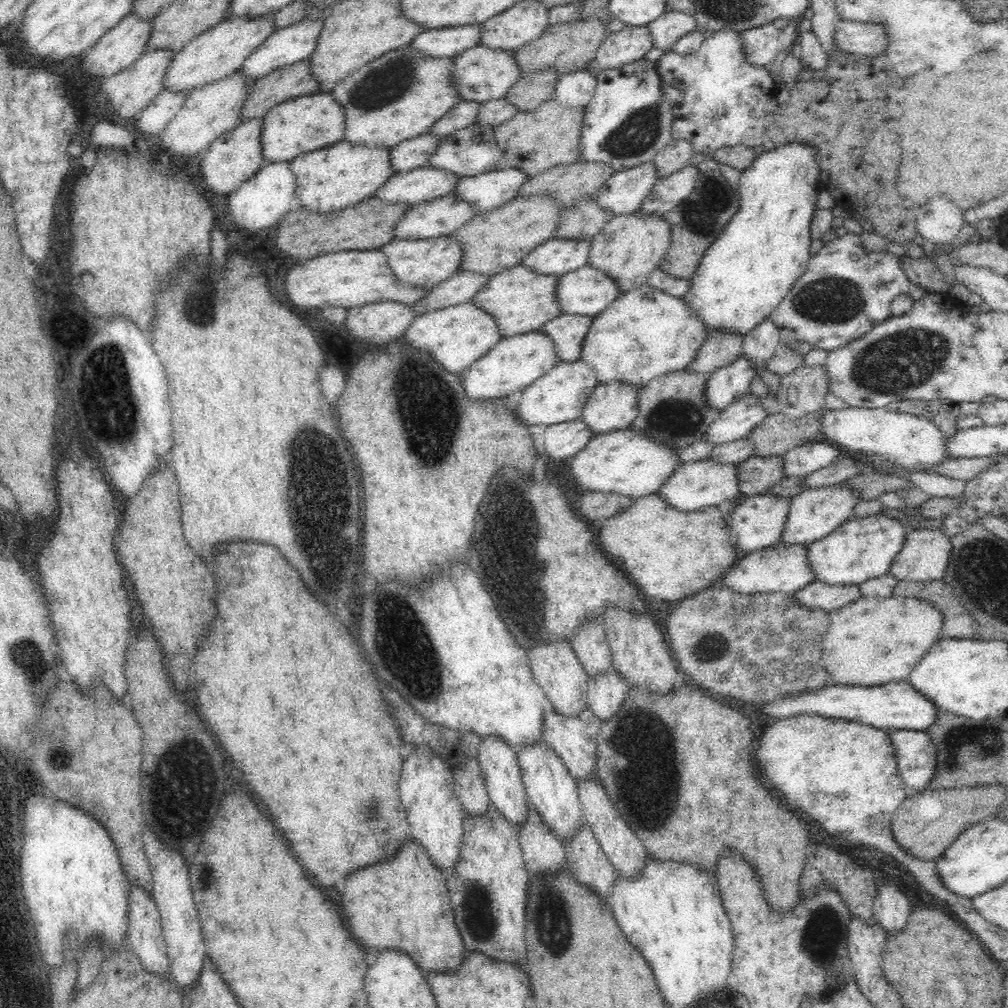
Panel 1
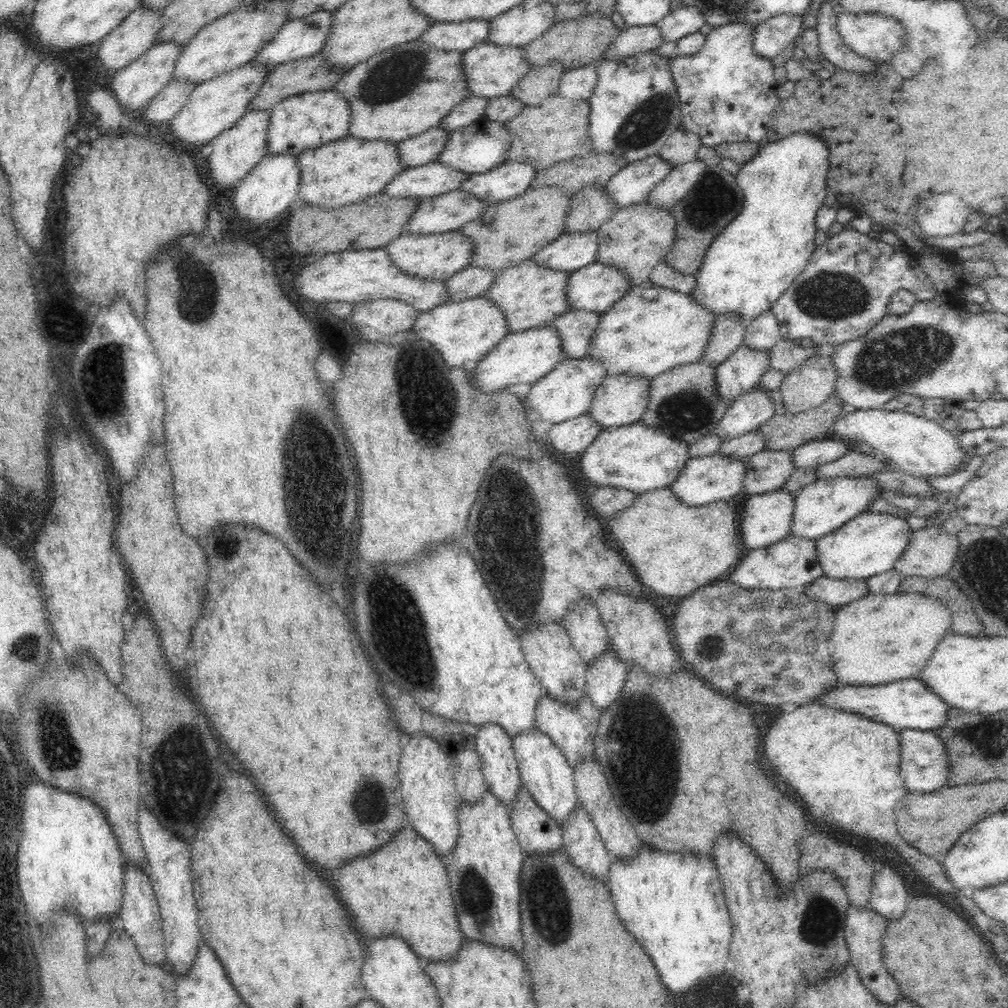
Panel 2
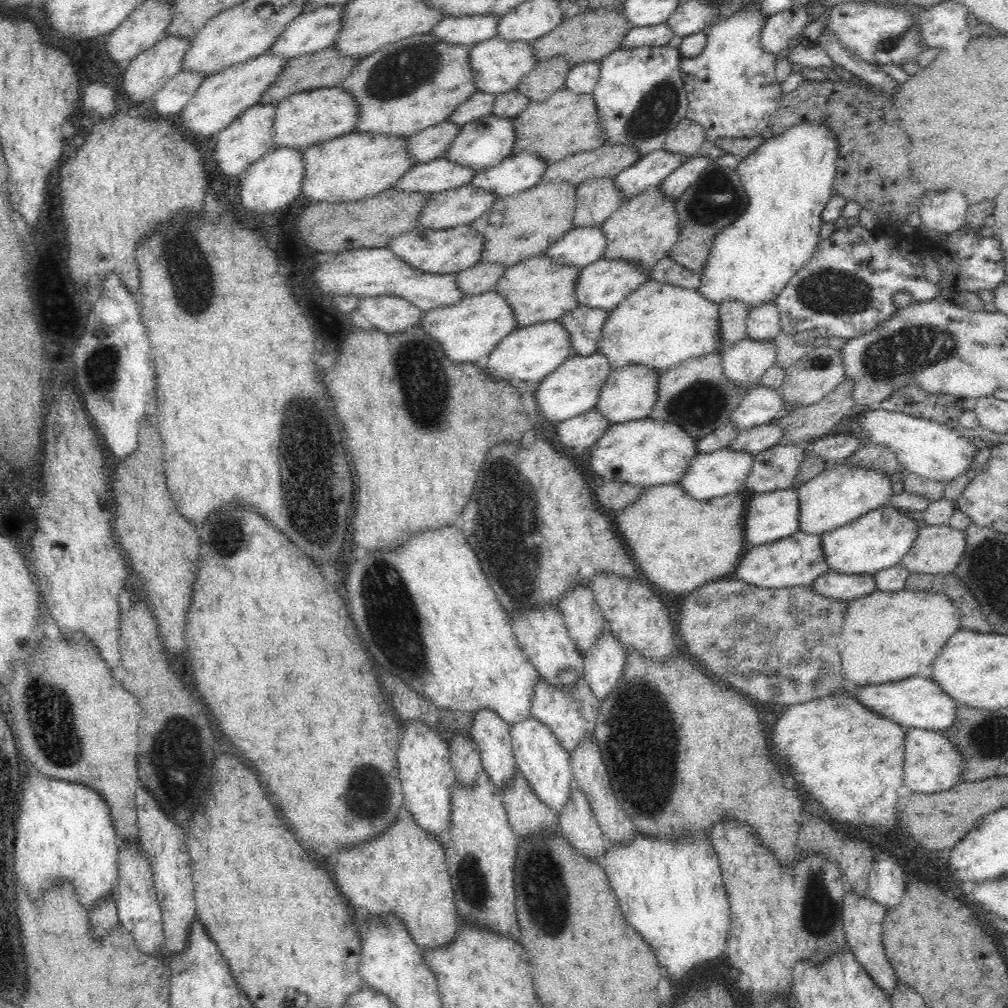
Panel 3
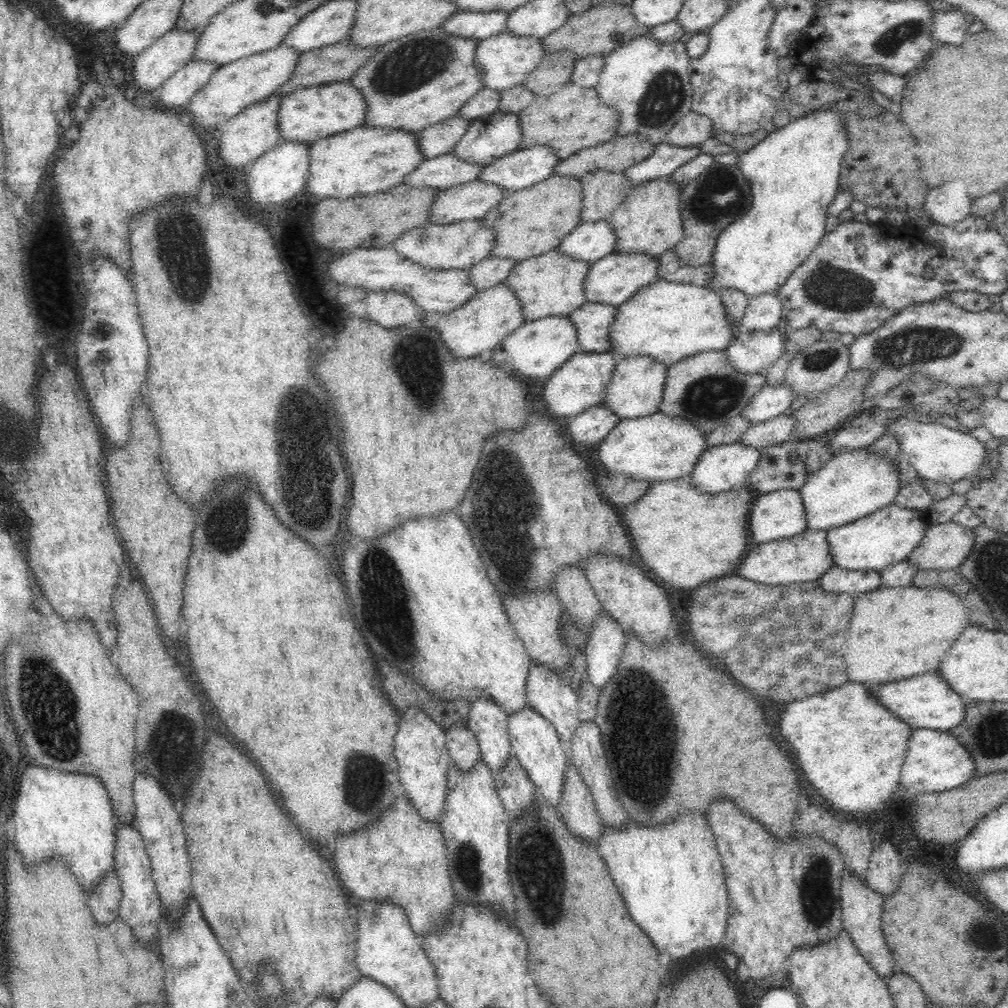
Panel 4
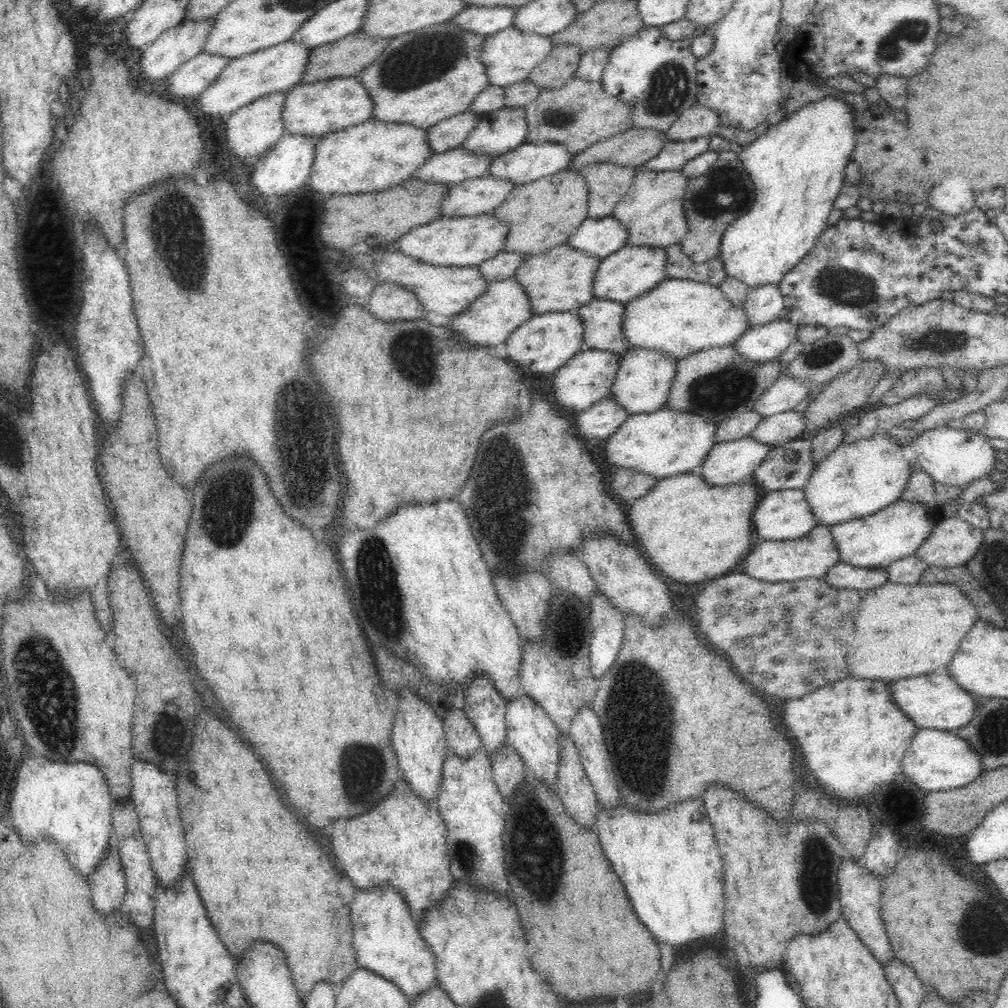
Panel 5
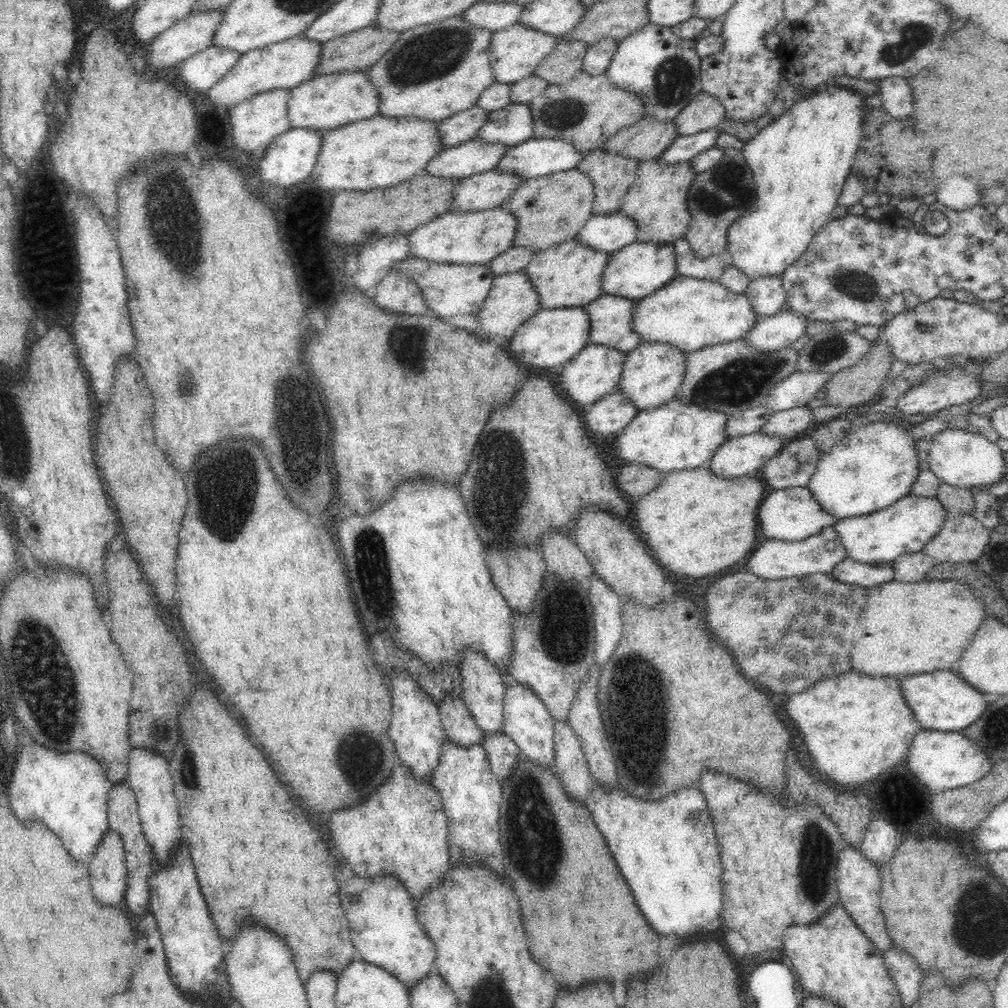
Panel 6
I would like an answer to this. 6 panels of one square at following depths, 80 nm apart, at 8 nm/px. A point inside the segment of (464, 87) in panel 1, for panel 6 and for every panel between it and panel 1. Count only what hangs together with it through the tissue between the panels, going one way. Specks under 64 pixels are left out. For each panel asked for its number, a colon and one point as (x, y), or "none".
2: (490, 70)
3: (498, 65)
4: (504, 60)
5: (509, 56)
6: (514, 52)

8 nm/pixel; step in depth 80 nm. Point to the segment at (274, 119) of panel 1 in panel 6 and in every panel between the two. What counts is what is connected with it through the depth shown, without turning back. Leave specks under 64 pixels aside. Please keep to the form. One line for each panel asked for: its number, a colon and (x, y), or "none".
2: (306, 121)
3: (303, 119)
4: (305, 115)
5: (314, 109)
6: (326, 102)

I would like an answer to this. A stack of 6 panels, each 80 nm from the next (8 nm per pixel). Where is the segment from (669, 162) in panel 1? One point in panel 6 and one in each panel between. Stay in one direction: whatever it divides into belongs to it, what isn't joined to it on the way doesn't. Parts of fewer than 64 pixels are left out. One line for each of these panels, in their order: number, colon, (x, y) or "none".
2: (681, 147)
3: (687, 137)
4: (692, 130)
5: (698, 121)
6: (704, 112)

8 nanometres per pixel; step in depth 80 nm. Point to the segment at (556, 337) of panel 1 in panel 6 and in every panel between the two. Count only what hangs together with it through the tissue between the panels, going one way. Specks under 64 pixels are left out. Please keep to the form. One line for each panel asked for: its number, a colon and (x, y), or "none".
2: (575, 328)
3: (584, 325)
4: (592, 321)
5: (602, 319)
6: (610, 317)

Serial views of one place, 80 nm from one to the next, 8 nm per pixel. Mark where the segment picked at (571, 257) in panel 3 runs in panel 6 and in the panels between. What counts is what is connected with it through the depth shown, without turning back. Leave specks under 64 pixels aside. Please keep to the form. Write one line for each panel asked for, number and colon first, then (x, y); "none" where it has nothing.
4: (590, 241)
5: (600, 237)
6: (607, 233)

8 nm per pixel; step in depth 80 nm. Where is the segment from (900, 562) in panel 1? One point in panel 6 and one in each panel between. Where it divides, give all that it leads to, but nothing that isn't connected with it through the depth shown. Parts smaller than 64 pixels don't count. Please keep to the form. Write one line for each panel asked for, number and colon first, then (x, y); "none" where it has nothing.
2: (930, 552)
3: (938, 548)
4: (944, 546)
5: (952, 542)
6: (962, 539)

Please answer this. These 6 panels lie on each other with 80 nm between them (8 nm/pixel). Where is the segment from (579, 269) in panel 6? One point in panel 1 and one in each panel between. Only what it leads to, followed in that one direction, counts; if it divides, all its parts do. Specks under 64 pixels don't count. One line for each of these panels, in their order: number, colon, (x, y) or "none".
1: (520, 300)
2: (530, 296)
3: (537, 289)
4: (550, 284)
5: (559, 279)

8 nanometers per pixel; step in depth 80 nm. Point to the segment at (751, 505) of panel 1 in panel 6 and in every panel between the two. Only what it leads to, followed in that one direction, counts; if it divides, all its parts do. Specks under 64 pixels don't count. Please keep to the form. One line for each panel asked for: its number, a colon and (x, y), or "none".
2: (766, 518)
3: (770, 516)
4: (779, 514)
5: (784, 514)
6: (790, 514)

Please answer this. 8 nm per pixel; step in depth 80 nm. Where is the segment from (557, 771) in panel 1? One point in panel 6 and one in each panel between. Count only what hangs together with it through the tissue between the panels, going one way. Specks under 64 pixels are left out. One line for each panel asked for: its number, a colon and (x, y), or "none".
2: (544, 771)
3: (539, 757)
4: (535, 742)
5: (530, 731)
6: (526, 721)

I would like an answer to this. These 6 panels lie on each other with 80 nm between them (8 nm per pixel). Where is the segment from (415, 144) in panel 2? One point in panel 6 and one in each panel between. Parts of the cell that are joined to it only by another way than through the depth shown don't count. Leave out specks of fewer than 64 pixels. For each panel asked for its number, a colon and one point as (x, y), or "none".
3: (431, 143)
4: (440, 138)
5: (447, 134)
6: (455, 130)

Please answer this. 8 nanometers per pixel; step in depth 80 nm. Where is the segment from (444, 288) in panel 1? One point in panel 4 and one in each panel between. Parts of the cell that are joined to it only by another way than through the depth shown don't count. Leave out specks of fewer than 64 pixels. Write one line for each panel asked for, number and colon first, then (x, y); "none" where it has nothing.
2: (470, 282)
3: (482, 277)
4: (489, 272)

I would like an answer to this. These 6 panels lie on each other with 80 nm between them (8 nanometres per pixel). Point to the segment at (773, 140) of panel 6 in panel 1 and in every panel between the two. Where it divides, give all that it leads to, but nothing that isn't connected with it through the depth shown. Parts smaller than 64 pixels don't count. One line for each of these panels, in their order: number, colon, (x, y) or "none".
1: (745, 273)
2: (748, 266)
3: (788, 179)
4: (793, 173)
5: (796, 166)

